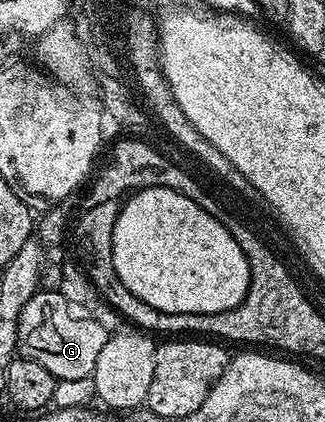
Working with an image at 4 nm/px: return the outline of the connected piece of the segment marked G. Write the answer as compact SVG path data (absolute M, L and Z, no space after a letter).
M42 288L24 304L24 312L20 312L17 353L48 368L56 380L78 382L93 375L107 337L103 326L71 306L57 289Z

